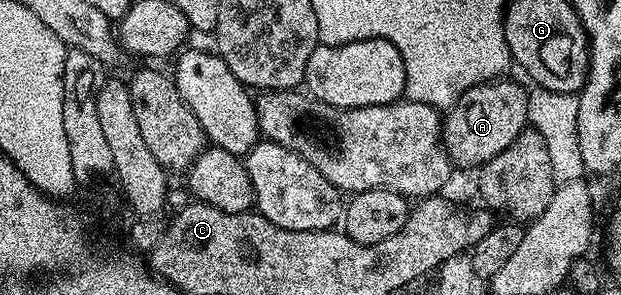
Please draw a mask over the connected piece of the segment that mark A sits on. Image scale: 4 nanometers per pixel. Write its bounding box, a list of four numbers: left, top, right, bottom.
[442,79,529,170]

